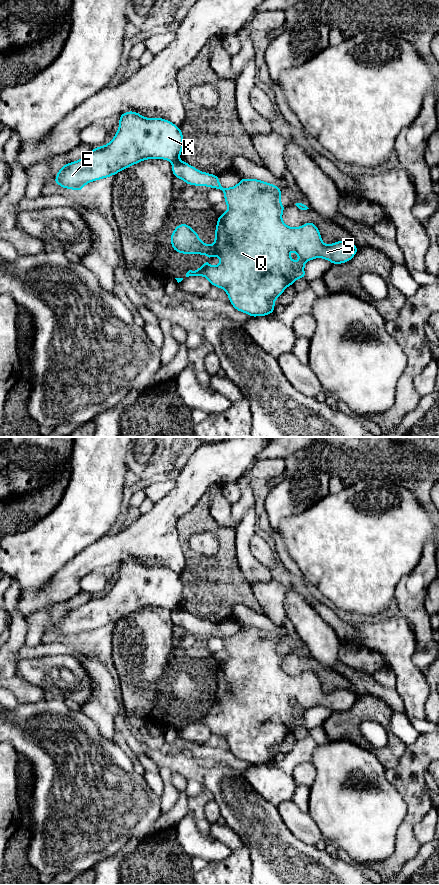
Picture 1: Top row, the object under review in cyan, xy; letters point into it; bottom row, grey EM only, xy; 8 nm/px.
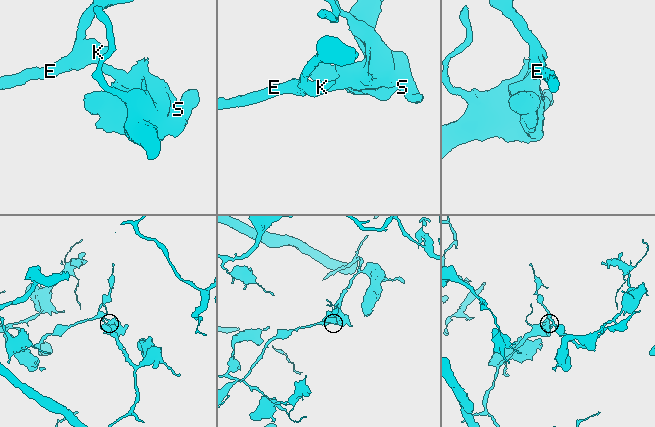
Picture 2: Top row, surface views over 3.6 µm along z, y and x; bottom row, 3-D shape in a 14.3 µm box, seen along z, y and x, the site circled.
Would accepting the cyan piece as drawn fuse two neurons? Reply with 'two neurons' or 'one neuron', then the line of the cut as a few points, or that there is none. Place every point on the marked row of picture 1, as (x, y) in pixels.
two neurons; cut xy (177, 158), (171, 161)

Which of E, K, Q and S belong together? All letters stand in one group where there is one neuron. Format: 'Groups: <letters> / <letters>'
Groups: E K / Q S

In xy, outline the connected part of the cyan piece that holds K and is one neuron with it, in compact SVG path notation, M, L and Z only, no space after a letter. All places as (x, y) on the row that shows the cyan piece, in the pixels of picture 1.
M124 112L114 138L81 159L63 165L53 183L81 191L89 182L113 176L147 159L172 162L179 159L183 141L180 127L166 119Z

